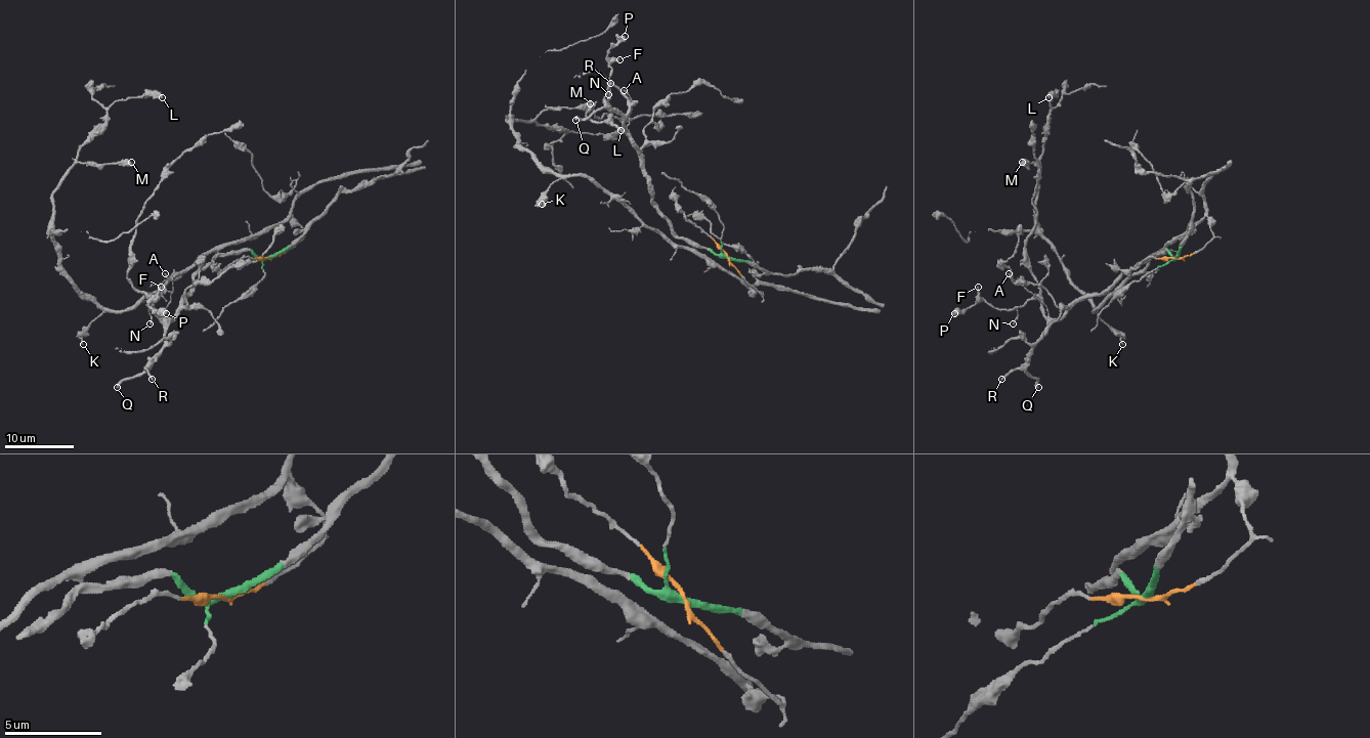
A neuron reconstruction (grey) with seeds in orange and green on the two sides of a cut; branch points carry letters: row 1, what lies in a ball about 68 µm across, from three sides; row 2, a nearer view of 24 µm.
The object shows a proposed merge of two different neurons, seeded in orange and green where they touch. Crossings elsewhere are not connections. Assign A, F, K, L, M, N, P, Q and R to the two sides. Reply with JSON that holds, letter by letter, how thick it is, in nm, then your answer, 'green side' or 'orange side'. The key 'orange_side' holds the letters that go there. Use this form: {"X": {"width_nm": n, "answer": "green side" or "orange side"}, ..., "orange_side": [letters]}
{"A": {"width_nm": 120, "answer": "green side"}, "F": {"width_nm": 200, "answer": "green side"}, "K": {"width_nm": 170, "answer": "orange side"}, "L": {"width_nm": 440, "answer": "orange side"}, "M": {"width_nm": 600, "answer": "orange side"}, "N": {"width_nm": 140, "answer": "green side"}, "P": {"width_nm": 480, "answer": "green side"}, "Q": {"width_nm": 360, "answer": "green side"}, "R": {"width_nm": 260, "answer": "green side"}, "orange_side": ["K", "L", "M"]}

